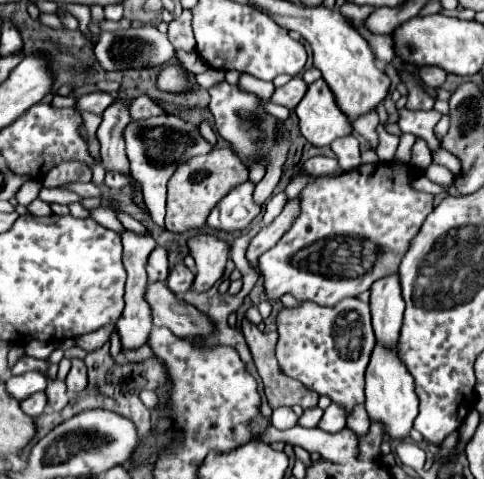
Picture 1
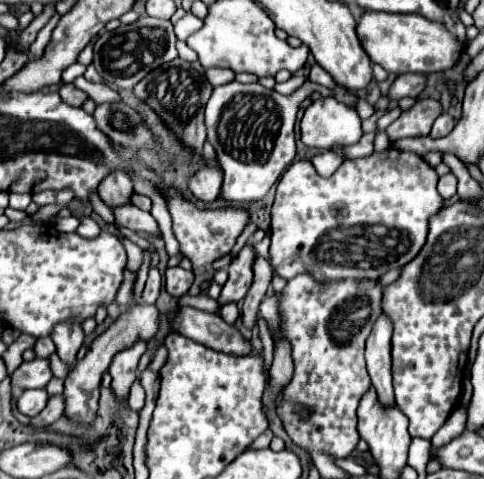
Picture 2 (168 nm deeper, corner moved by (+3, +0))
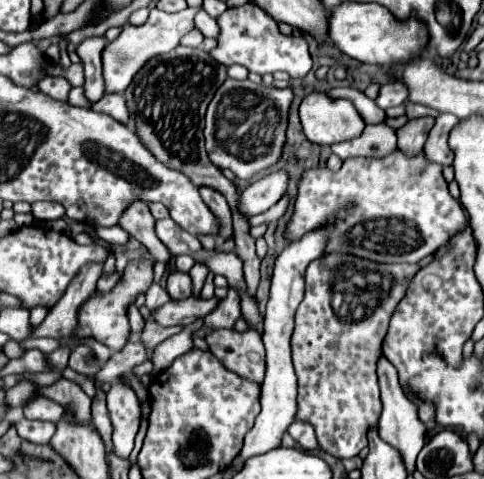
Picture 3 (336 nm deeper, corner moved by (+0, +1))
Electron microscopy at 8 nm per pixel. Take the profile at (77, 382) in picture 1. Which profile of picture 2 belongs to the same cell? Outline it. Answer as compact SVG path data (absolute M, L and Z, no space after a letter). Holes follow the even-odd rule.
M56 326L56 334L52 334L52 340L56 344L56 352L60 360L66 362L70 368L74 368L78 348L84 342L82 328L80 326Z

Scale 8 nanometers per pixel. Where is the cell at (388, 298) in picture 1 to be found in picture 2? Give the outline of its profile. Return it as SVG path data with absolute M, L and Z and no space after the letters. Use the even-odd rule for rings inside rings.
M382 312L374 322L372 334L366 340L366 364L372 378L372 386L378 392L380 402L394 404L392 374L390 374L390 350L392 350L392 320Z

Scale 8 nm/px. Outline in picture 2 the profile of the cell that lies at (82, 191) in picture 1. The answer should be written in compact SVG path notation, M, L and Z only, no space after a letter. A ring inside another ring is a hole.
M120 204L120 206L112 206L112 214L114 214L114 224L118 228L130 228L134 232L158 232L158 224L152 218L150 212L144 212L140 208L136 208L134 204Z

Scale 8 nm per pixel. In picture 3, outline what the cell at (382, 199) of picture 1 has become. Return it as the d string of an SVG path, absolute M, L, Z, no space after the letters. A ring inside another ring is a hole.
M399 149L383 159L347 159L337 173L327 167L303 173L287 239L293 241L331 217L337 217L337 225L325 253L343 251L379 263L419 263L467 227L465 211L449 195L441 167L431 165L423 153L407 159Z

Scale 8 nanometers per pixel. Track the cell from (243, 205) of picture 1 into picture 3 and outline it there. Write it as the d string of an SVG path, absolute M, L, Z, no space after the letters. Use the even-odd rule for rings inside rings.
M225 79L225 83L215 91L205 115L205 147L209 161L219 169L231 169L241 179L255 177L261 169L269 169L279 161L281 147L285 143L285 129L289 119L289 105L293 101L291 89L275 89L265 85L255 85L249 79Z

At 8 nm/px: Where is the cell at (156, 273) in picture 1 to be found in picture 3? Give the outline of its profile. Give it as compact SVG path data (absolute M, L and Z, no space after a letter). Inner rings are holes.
M153 283L151 289L147 291L147 301L145 301L145 305L147 305L151 311L155 311L155 309L159 309L161 305L165 305L167 301L169 301L167 291L165 291L161 285Z

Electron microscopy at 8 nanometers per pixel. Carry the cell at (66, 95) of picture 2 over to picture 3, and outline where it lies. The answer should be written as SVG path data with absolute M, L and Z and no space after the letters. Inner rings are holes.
M43 79L43 81L39 81L37 89L39 89L39 93L43 93L43 95L47 95L51 99L65 101L71 85L65 79Z

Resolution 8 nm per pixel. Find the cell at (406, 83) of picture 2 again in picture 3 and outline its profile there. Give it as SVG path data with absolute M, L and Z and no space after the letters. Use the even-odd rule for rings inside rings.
M385 83L385 85L381 85L375 103L381 109L389 109L389 107L401 105L405 99L407 99L407 89L403 89L403 85L399 85L399 83Z

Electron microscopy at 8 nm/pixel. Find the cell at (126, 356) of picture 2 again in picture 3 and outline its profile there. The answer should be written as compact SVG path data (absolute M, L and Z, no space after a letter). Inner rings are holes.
M113 383L107 393L107 409L113 423L115 455L127 459L133 451L133 439L139 429L141 407L135 393L121 383Z

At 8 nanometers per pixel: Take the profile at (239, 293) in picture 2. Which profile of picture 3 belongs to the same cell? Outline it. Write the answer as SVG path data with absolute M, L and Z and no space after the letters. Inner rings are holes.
M229 289L229 295L219 303L215 313L209 313L203 319L205 329L233 329L235 321L241 317L239 313L239 297L235 297L235 291Z

